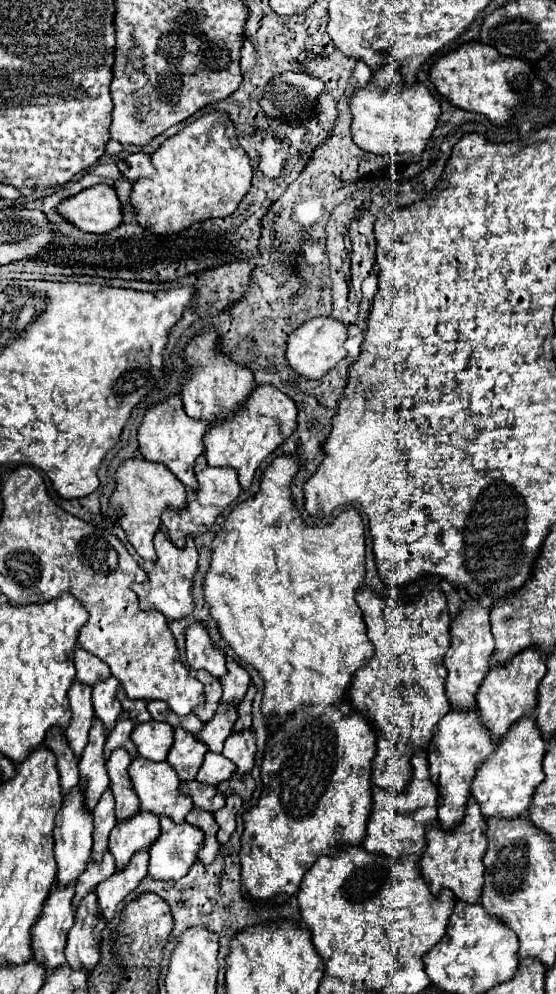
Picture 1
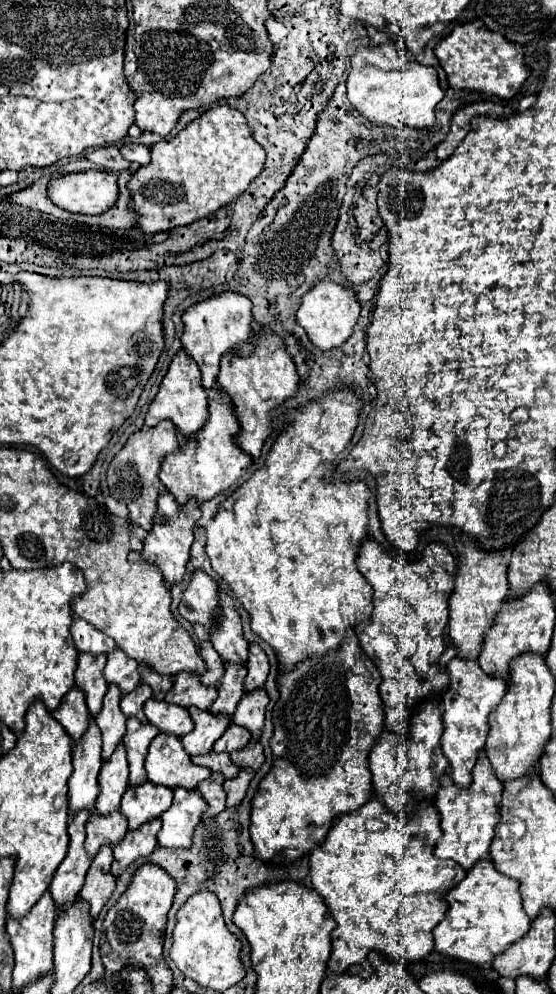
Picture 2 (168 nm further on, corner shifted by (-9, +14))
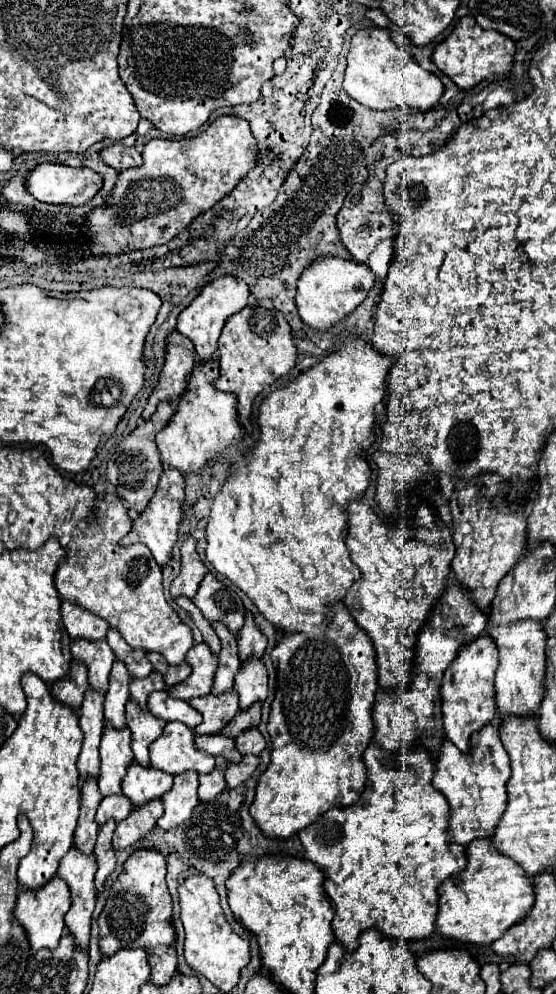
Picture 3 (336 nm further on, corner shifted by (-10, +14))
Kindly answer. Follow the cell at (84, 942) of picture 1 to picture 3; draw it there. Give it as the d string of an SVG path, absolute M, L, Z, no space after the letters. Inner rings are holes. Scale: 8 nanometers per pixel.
M106 822L104 826L100 826L100 832L98 832L98 840L94 848L94 854L98 858L98 872L96 872L96 890L98 892L102 890L106 878L110 876L110 872L116 866L116 856L112 848L114 830L116 830L116 822Z

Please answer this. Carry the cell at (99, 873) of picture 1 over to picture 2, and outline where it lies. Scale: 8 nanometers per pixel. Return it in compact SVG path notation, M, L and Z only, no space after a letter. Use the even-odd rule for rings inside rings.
M113 812L109 816L99 816L93 814L91 820L87 820L87 840L85 840L85 850L91 858L101 850L101 846L117 846L127 834L127 820L123 814Z

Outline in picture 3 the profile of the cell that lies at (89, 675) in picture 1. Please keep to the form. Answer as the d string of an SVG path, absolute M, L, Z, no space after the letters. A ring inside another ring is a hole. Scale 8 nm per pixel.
M64 600L60 606L62 622L70 634L70 638L88 638L88 640L100 640L106 636L108 622L92 614L90 610L84 610L82 606Z

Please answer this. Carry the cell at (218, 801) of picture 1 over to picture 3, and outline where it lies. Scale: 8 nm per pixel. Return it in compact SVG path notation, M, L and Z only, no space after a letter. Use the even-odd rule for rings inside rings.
M212 734L212 736L204 736L204 738L196 738L194 736L194 744L198 750L204 750L212 756L224 756L228 762L240 762L242 754L234 748L234 740L232 738L224 738L222 734Z

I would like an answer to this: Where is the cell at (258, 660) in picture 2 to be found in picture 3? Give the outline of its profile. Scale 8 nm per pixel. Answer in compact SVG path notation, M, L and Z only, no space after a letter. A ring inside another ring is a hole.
M246 612L244 616L244 626L240 628L236 640L238 640L238 652L242 660L248 660L250 656L262 658L266 650L266 636L258 630L258 626L254 624L254 616L250 612Z

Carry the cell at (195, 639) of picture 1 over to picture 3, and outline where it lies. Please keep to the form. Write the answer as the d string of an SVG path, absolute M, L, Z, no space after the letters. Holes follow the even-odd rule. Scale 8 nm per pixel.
M186 536L186 540L180 546L180 562L182 562L180 574L170 584L172 598L180 596L180 594L184 594L188 598L194 598L194 594L198 590L198 584L202 582L208 568L200 562L198 552L196 552L196 540L192 536Z

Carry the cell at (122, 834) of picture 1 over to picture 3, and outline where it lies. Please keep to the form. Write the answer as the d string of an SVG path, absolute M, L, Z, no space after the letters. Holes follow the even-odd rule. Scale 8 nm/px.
M132 762L122 780L122 792L134 806L142 806L168 792L172 788L172 778L174 776L164 774L152 766L144 768L138 762Z

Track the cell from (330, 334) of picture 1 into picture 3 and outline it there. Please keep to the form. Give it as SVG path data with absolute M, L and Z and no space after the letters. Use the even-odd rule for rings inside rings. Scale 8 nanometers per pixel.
M336 256L318 258L318 262L306 266L304 274L298 278L298 286L296 286L298 314L308 326L316 330L326 330L338 324L356 306L360 306L368 290L376 284L376 280L378 280L376 274L364 264L336 258Z

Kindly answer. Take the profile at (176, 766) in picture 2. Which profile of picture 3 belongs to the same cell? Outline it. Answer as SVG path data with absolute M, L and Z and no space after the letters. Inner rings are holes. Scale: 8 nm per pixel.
M168 722L160 738L150 744L150 764L172 776L186 770L208 774L214 768L214 758L194 748L194 734L182 722Z

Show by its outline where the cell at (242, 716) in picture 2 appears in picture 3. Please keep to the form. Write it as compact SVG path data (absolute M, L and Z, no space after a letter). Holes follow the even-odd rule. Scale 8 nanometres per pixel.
M250 658L240 664L240 674L236 674L236 692L240 694L240 708L246 710L254 702L266 700L268 694L268 672L260 658Z

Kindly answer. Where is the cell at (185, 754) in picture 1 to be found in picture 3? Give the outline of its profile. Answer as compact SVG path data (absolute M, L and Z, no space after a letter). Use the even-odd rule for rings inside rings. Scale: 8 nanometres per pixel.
M234 688L228 690L228 694L208 694L206 698L190 698L188 702L204 716L204 722L194 728L194 734L200 736L220 732L226 722L230 722L240 710L238 694Z

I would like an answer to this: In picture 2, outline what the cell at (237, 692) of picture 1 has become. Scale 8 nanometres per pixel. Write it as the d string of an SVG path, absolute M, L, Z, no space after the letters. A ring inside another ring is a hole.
M219 590L219 596L221 596L223 618L221 618L221 624L211 632L213 648L217 650L217 654L221 656L223 662L245 666L247 654L249 654L249 644L241 632L241 618L235 610L233 598L225 590Z

